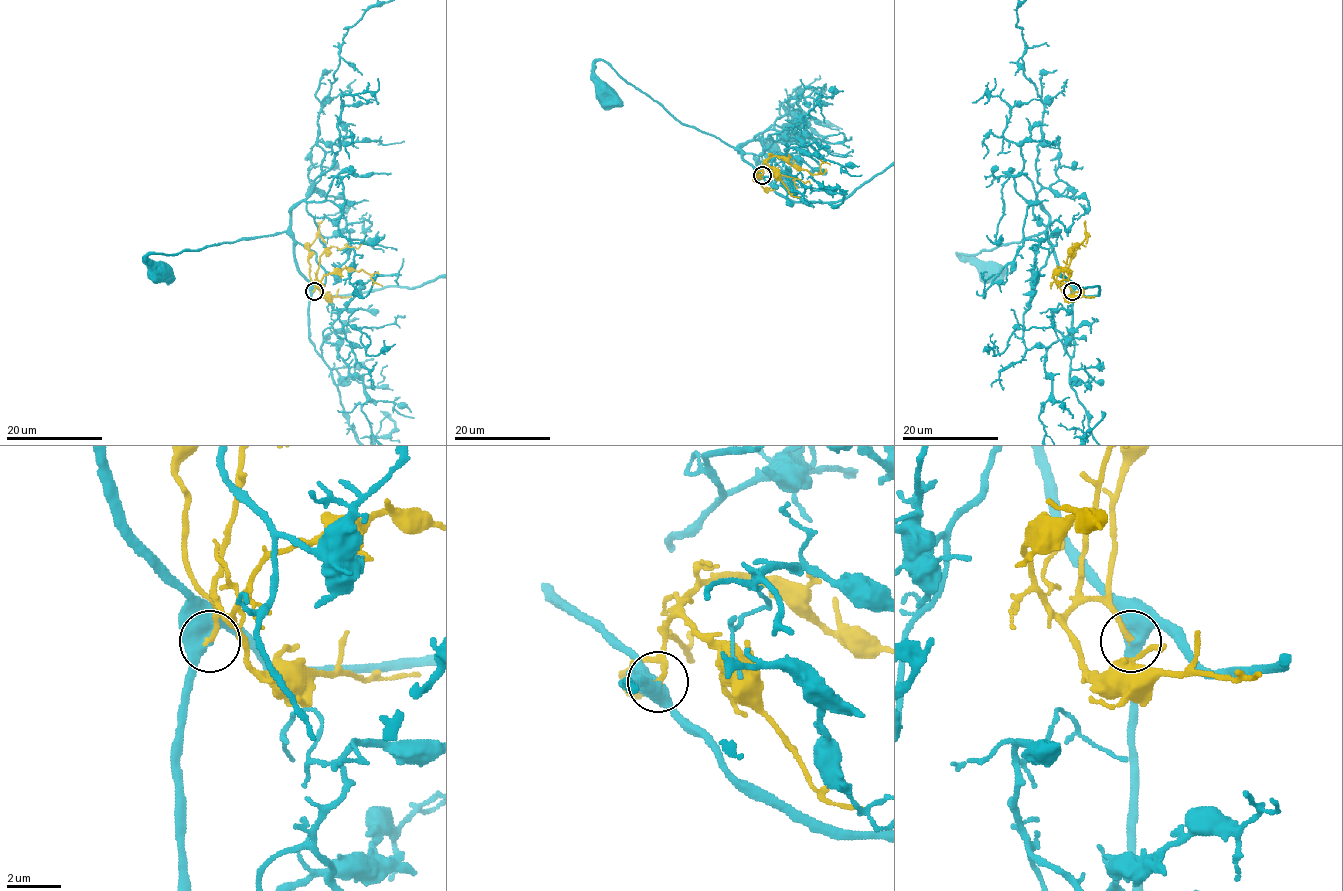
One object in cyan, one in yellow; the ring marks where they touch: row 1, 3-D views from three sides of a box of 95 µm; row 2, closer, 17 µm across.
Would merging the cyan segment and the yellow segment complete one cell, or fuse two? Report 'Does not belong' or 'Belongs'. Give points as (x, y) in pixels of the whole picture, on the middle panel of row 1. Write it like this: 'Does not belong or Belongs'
Belongs

